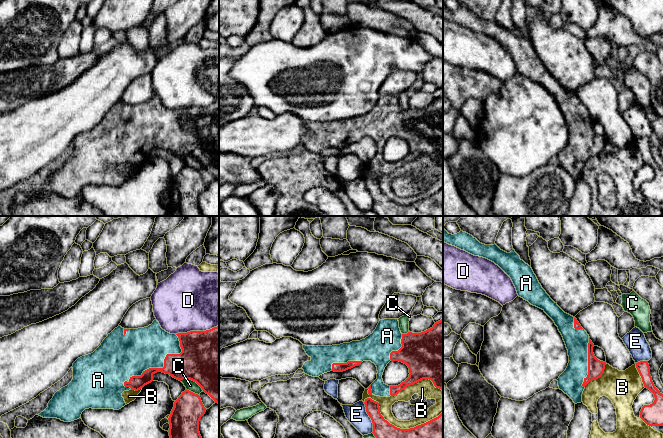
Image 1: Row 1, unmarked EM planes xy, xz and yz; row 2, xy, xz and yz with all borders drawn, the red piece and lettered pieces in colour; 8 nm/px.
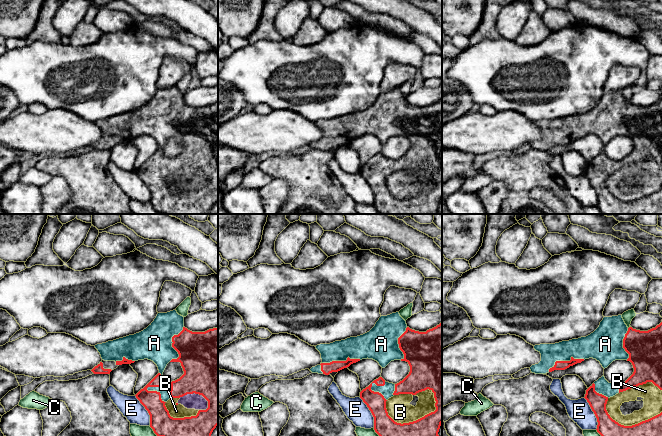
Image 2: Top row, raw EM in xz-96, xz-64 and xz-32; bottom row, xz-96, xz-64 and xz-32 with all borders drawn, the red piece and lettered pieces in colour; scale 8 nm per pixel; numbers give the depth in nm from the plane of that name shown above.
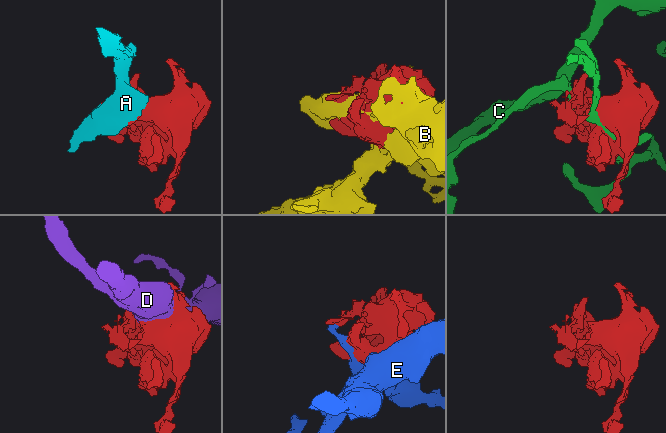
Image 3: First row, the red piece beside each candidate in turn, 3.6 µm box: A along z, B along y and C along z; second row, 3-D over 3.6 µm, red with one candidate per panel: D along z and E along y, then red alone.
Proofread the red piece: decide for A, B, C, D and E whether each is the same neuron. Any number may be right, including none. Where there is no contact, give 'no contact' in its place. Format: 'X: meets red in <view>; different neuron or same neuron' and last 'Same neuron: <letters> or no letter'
A: meets red in xy; same neuron
B: meets red in xz; different neuron
C: meets red in xy; different neuron
D: meets red in xy; different neuron
E: meets red in xz; different neuron
Same neuron: A

